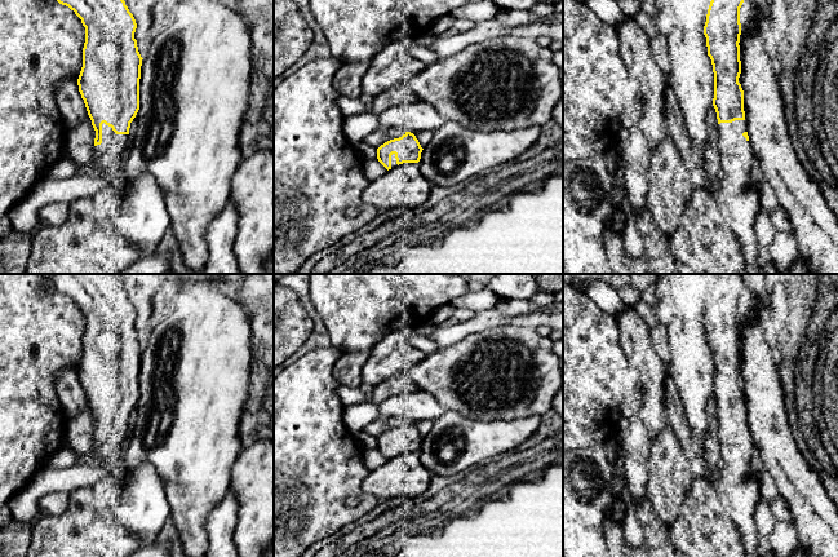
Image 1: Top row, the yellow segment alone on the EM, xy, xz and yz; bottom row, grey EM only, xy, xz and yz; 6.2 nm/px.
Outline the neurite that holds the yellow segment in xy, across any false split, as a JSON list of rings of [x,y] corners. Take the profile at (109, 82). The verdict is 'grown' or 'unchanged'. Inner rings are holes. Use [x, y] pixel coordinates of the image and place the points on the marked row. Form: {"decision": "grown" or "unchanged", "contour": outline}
{"decision": "grown", "contour": [[[124,0],[57,1],[74,10],[85,27],[83,67],[77,85],[96,131],[94,158],[88,165],[110,171],[120,160],[127,147],[130,123],[139,110],[139,79],[143,58],[134,39],[137,23]]]}

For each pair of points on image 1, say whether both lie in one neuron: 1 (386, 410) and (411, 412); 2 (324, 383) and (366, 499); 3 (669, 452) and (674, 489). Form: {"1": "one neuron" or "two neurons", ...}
{"1": "one neuron", "2": "one neuron", "3": "one neuron"}

